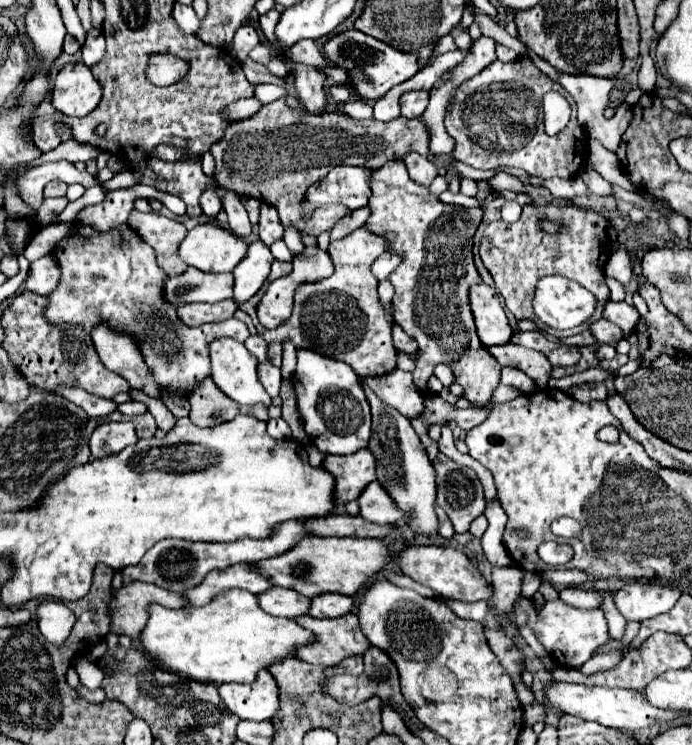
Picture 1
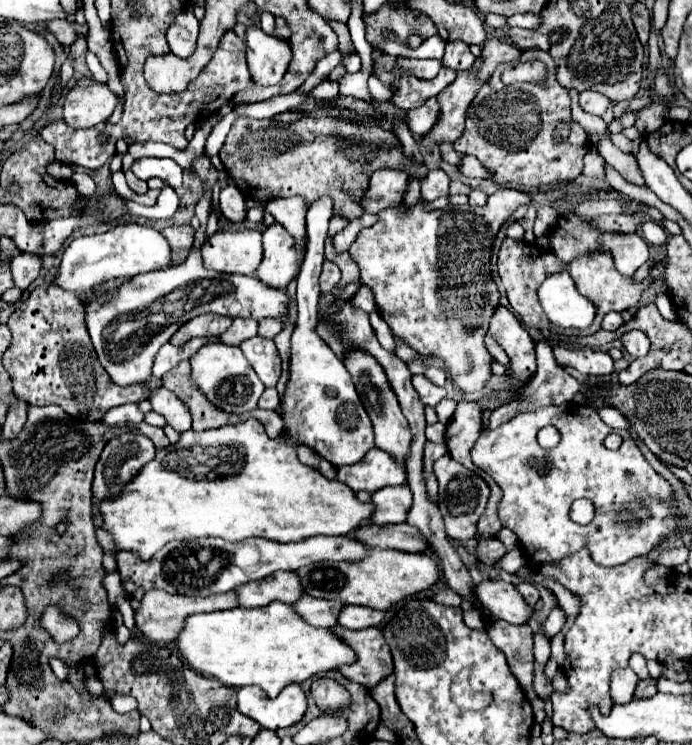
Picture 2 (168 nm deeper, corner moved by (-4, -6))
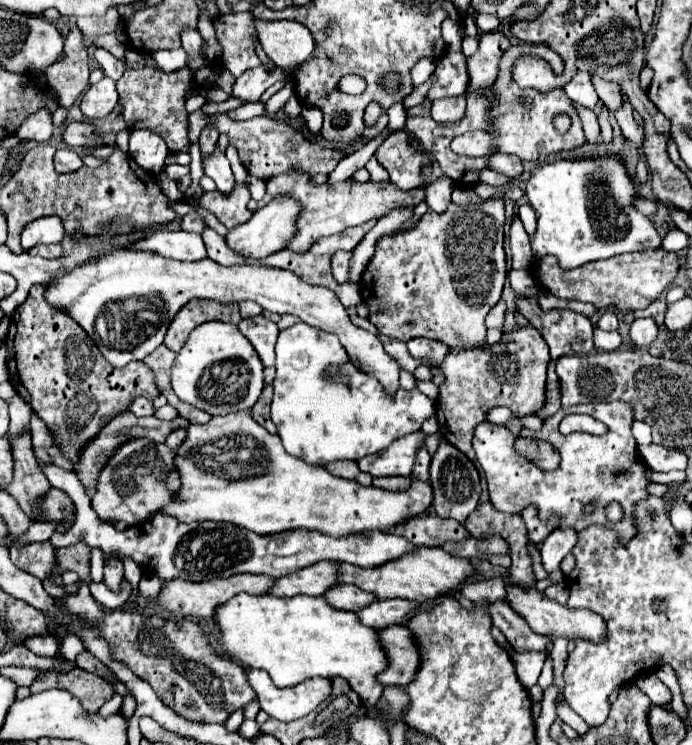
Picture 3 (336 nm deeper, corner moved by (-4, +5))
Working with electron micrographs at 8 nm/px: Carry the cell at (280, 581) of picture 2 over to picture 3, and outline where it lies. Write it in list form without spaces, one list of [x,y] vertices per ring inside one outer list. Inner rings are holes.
[[[316,562],[298,572],[286,574],[268,590],[272,596],[322,596],[326,588],[336,584],[336,562]]]

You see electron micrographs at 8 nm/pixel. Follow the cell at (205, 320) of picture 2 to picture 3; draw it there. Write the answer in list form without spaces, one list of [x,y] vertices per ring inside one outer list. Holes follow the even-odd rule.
[[[192,300],[192,304],[186,304],[186,308],[182,308],[182,312],[178,312],[178,316],[172,320],[164,344],[174,350],[180,352],[180,348],[186,344],[190,332],[204,324],[204,322],[230,322],[230,324],[238,324],[240,316],[238,316],[238,304],[218,304],[214,300]]]

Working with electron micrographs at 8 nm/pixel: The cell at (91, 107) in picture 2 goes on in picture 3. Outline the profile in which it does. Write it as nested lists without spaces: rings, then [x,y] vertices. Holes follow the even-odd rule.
[[[102,78],[98,84],[92,84],[80,98],[80,110],[90,120],[108,116],[116,104],[118,92],[114,80],[110,78]]]

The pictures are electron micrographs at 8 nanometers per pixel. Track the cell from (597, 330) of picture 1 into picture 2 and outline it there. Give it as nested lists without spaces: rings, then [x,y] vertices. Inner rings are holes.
[[[628,331],[622,335],[624,349],[632,357],[644,357],[650,351],[650,339],[642,331]]]

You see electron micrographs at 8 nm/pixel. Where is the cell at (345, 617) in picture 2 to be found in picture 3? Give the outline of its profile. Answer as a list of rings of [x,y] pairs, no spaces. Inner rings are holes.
[[[388,598],[388,600],[374,600],[372,604],[360,608],[356,616],[364,626],[380,630],[390,624],[404,624],[414,608],[416,604],[410,600]]]

